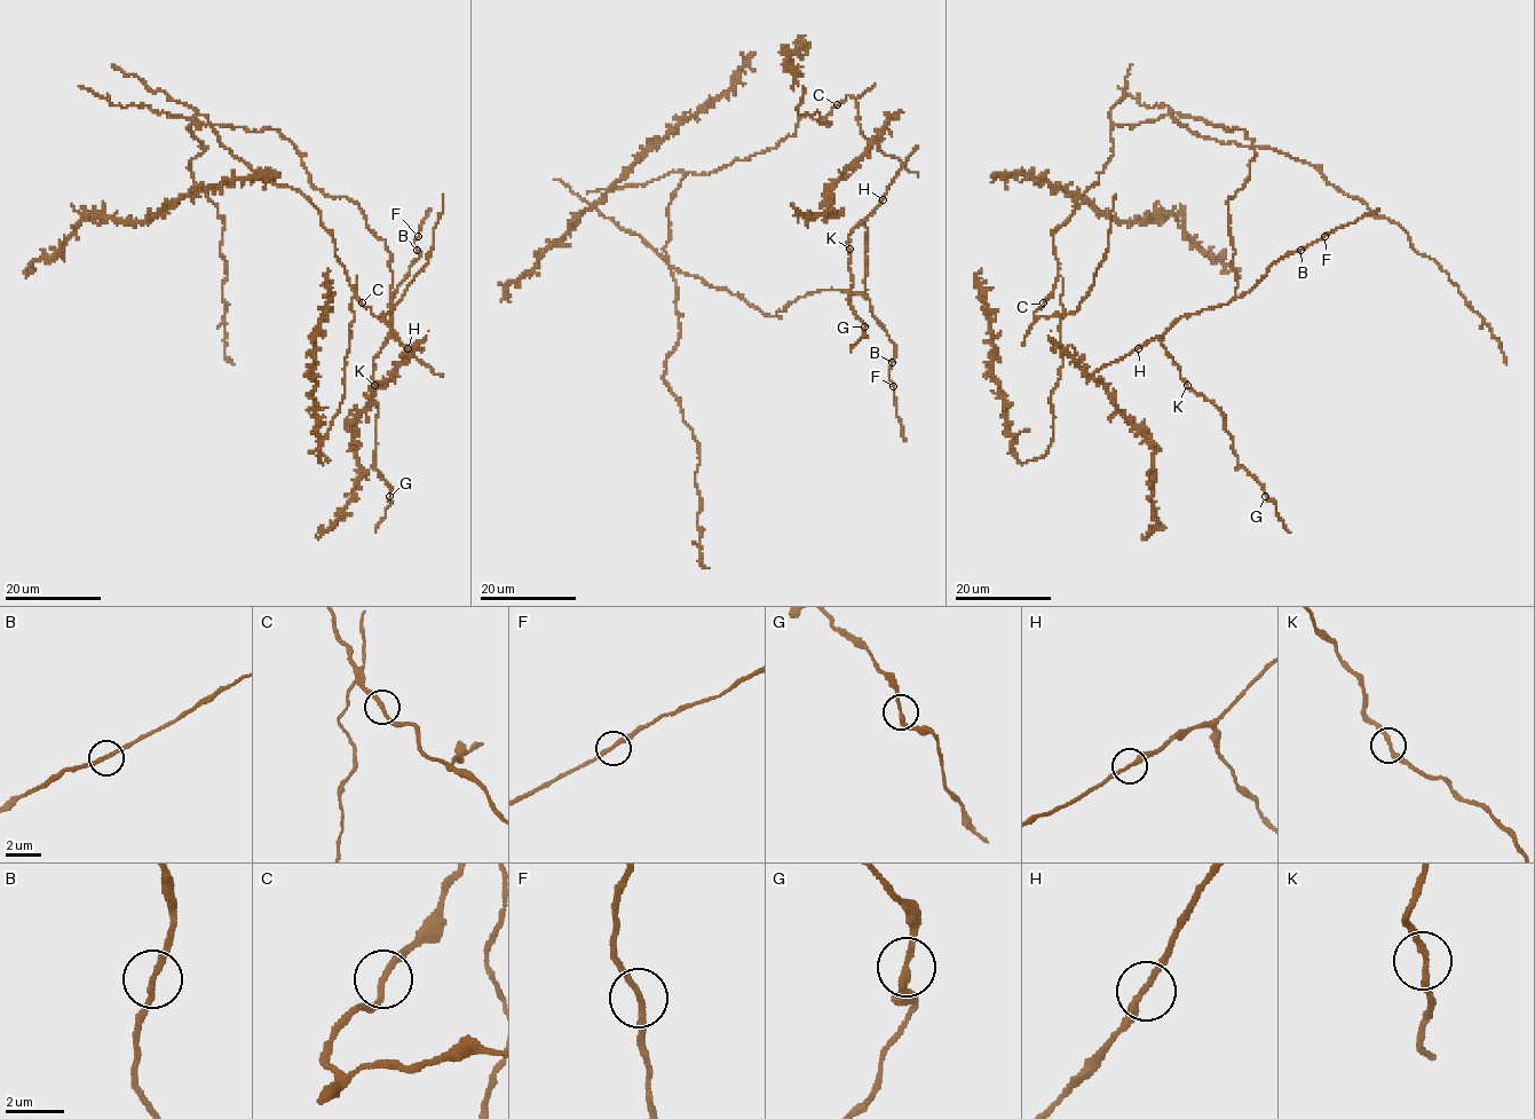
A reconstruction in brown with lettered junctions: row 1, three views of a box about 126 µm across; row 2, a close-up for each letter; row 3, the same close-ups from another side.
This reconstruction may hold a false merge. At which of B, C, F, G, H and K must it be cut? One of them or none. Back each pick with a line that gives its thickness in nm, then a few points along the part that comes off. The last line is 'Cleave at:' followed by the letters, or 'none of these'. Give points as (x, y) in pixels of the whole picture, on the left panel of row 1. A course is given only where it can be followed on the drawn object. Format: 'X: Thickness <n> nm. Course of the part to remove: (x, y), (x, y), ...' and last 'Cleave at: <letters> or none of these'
Cleave at: none of these

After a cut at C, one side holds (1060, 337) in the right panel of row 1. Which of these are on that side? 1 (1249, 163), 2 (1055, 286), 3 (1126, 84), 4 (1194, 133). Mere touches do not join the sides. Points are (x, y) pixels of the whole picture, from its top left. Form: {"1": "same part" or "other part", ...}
{"1": "same part", "2": "other part", "3": "other part", "4": "other part"}

